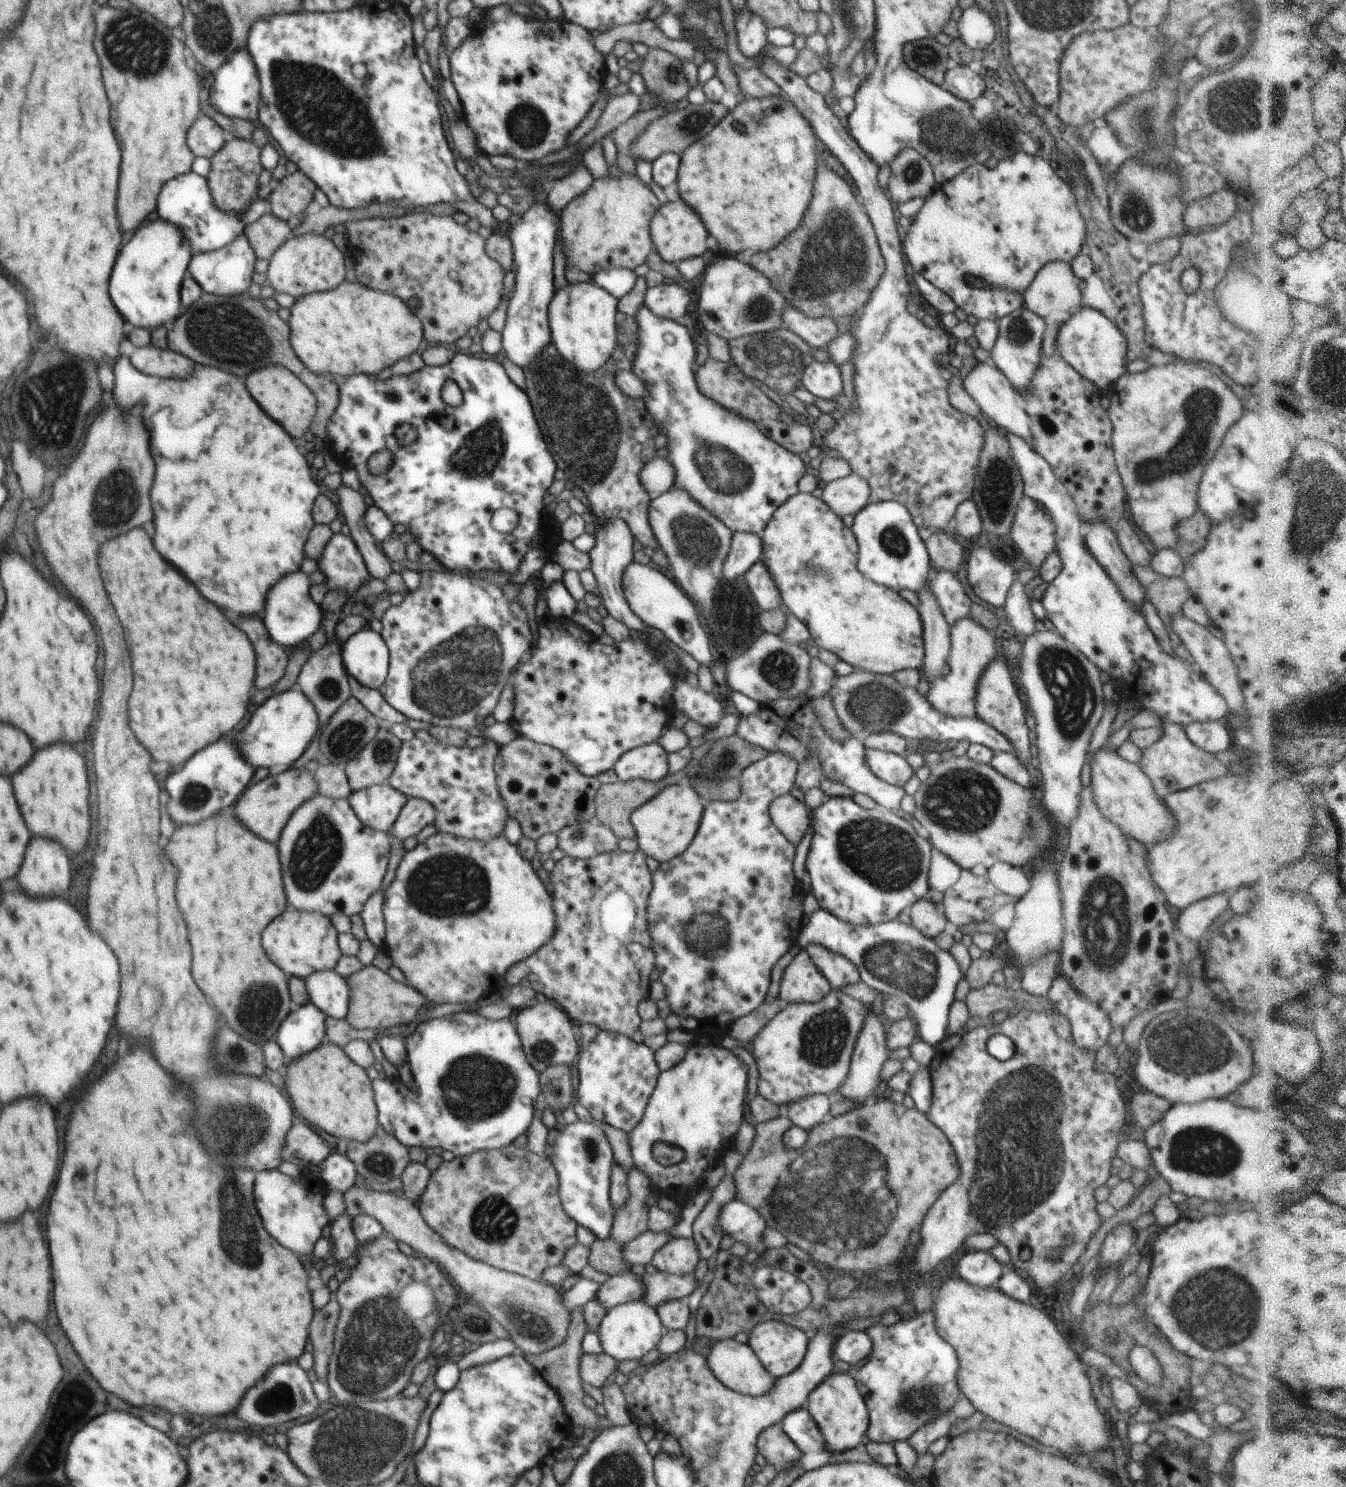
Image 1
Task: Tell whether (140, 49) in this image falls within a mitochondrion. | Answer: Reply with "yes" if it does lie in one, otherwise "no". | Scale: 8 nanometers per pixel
yes

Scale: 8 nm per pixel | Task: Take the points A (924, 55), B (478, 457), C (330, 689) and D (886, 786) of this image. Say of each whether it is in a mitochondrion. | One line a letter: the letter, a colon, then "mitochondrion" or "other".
A: mitochondrion
B: mitochondrion
C: mitochondrion
D: other

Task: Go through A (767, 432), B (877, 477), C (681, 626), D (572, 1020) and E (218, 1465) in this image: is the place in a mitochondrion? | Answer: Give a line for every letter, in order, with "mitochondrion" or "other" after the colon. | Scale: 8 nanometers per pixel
A: other
B: other
C: other
D: other
E: other

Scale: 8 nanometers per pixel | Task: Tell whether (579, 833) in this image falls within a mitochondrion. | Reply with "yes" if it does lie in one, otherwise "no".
yes

